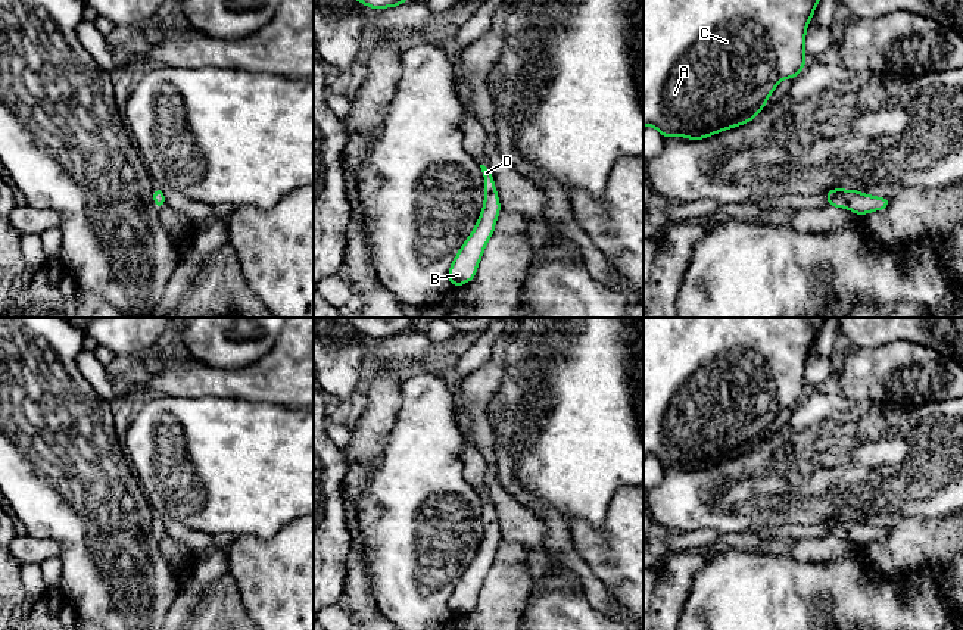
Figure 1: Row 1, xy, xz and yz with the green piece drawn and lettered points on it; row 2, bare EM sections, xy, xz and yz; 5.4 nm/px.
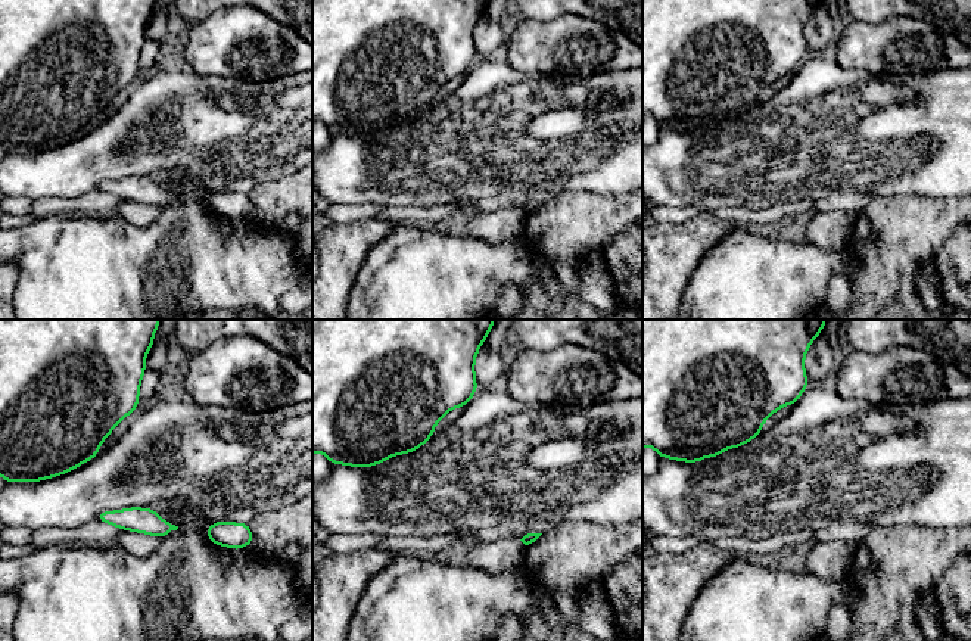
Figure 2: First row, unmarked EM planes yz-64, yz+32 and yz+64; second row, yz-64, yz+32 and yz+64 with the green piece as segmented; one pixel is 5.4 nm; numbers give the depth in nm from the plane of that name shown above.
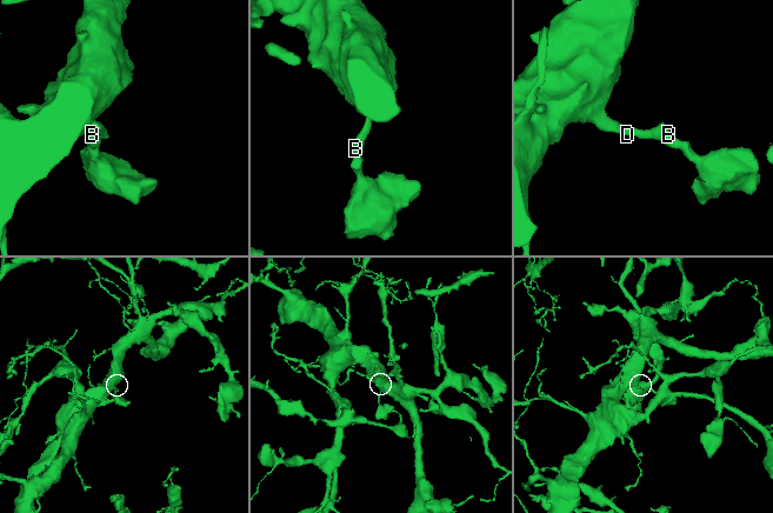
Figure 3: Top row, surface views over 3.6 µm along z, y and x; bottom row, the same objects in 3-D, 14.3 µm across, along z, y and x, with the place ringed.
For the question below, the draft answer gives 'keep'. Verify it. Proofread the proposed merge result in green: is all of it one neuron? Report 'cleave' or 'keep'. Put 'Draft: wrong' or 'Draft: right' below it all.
keep
Draft: right

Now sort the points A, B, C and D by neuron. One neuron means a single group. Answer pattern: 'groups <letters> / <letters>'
groups A B C D

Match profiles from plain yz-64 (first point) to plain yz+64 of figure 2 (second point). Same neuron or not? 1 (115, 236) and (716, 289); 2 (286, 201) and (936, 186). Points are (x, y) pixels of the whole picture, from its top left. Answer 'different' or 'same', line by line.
1: same
2: different

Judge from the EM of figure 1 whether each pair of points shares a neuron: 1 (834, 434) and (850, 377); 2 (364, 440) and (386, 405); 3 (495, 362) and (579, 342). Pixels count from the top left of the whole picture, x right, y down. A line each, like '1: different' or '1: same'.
1: different
2: same
3: different

